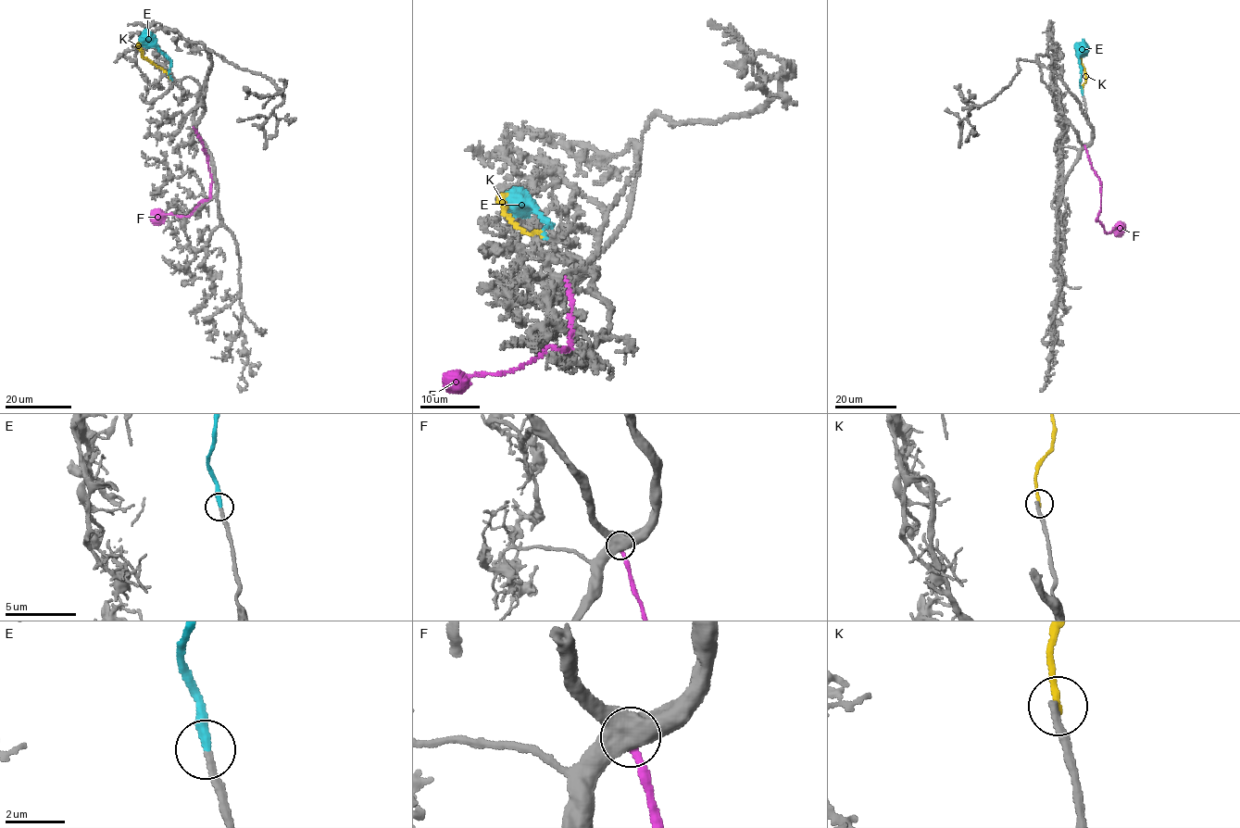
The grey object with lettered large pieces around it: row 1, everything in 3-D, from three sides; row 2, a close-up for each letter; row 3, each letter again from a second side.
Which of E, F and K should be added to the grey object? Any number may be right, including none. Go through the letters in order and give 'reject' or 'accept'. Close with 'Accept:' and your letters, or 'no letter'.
E: accept
F: reject
K: reject
Accept: E

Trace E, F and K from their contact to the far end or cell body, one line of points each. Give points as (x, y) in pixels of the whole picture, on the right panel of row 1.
E: (1082, 94), (1079, 59), (1083, 38)
F: (1085, 146), (1101, 184), (1101, 208), (1096, 219), (1107, 232), (1115, 227), (1121, 232)
K: (1083, 94), (1083, 86), (1086, 80), (1079, 49)

